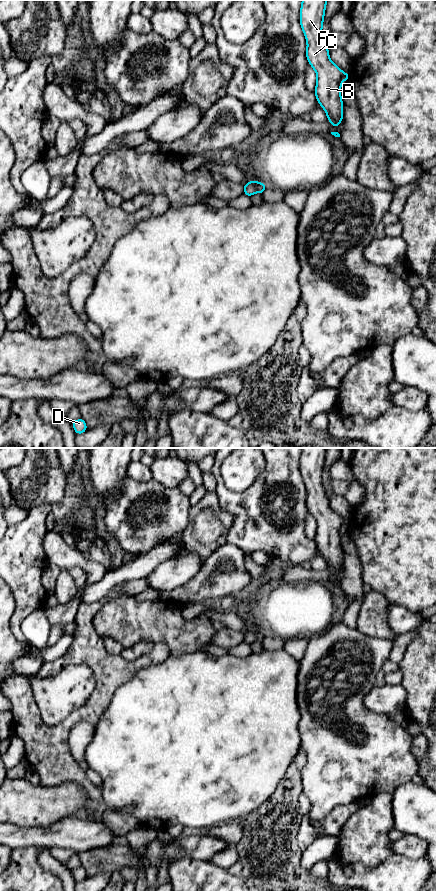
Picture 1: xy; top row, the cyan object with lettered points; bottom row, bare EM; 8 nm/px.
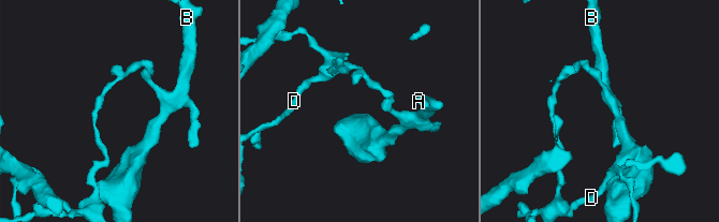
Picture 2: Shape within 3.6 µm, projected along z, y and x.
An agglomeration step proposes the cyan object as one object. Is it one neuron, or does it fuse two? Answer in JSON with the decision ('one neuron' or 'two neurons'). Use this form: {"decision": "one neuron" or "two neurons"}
{"decision": "two neurons"}

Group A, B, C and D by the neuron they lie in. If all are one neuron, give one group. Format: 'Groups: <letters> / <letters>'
Groups: A B C / D

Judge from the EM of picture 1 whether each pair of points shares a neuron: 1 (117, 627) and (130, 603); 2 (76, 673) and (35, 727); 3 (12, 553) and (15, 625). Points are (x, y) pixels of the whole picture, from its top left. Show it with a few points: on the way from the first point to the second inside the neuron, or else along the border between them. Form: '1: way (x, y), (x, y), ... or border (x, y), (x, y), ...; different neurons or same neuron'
1: way (123, 621), (128, 616), (128, 609); same neuron
2: border (32, 696), (46, 724), (56, 725), (64, 720); different neurons
3: way (21, 571), (21, 607); same neuron

